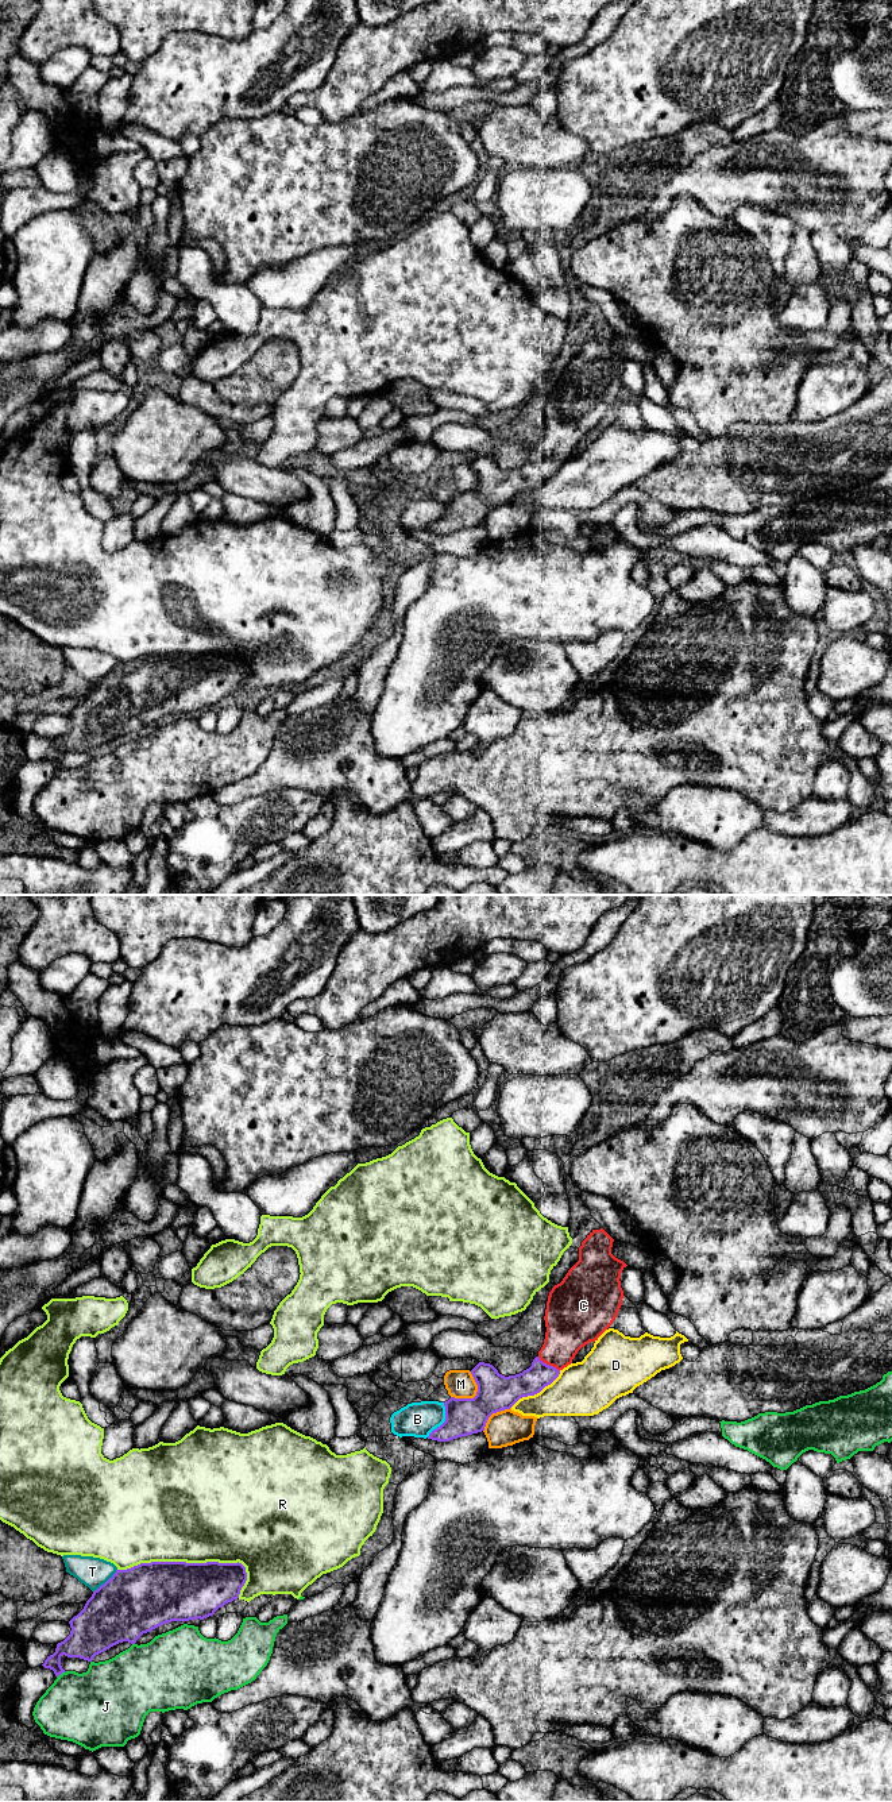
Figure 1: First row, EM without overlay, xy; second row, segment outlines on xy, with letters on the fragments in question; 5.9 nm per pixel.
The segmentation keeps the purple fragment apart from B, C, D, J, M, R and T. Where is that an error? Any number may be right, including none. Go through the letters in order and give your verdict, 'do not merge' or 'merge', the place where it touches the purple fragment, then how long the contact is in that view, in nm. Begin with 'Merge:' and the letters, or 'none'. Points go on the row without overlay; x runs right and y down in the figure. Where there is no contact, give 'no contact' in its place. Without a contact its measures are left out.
Merge: C
B: do not merge; meets purple in xy at (446, 513); contact 240 nm long
C: merge; meets purple in xy at (548, 458); contact 160 nm long
D: do not merge; meets purple in xy at (536, 486); contact 380 nm long
J: do not merge; meets purple in xy at (61, 766); contact 70 nm long
M: do not merge; meets purple in xy at (475, 489); contact 200 nm long
R: do not merge; meets purple in xy at (188, 656); contact 800 nm long
T: do not merge; meets purple in xy at (107, 674); contact 200 nm long

